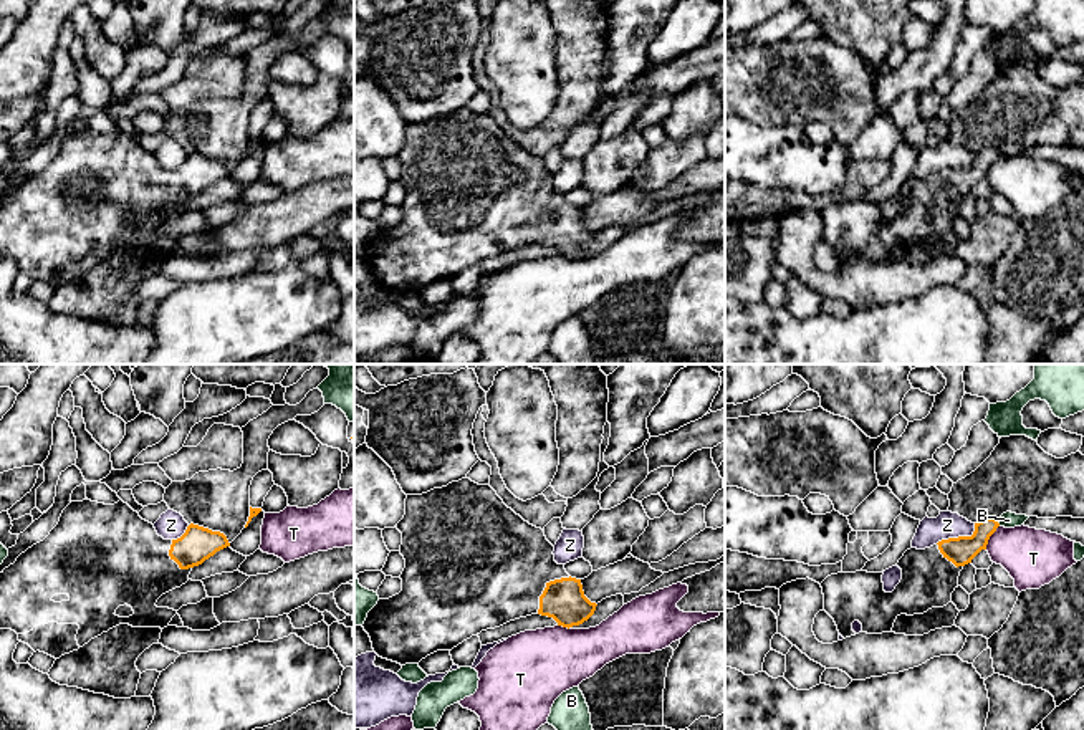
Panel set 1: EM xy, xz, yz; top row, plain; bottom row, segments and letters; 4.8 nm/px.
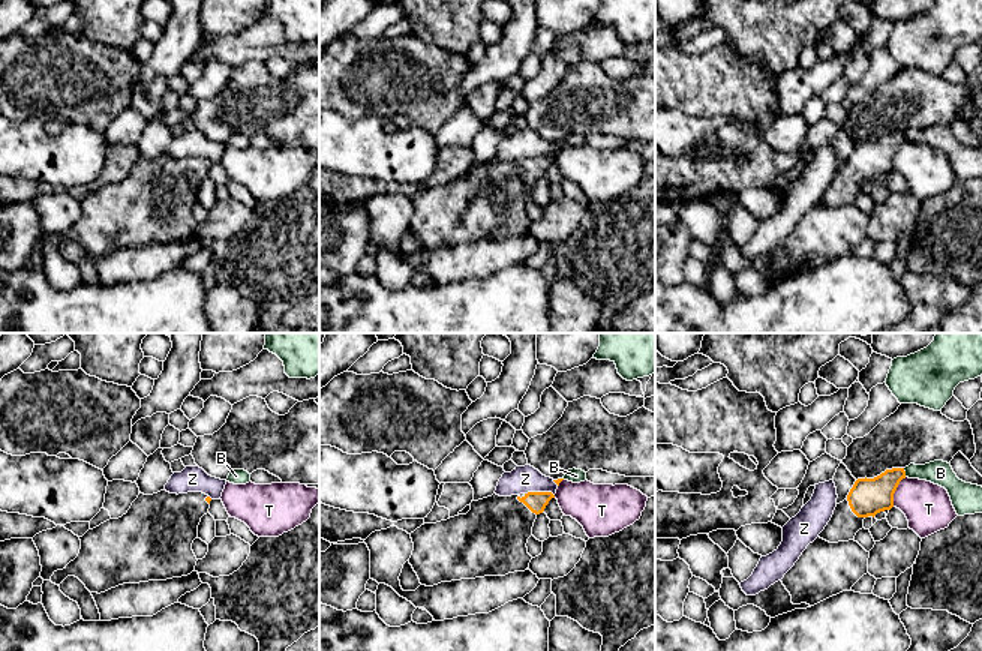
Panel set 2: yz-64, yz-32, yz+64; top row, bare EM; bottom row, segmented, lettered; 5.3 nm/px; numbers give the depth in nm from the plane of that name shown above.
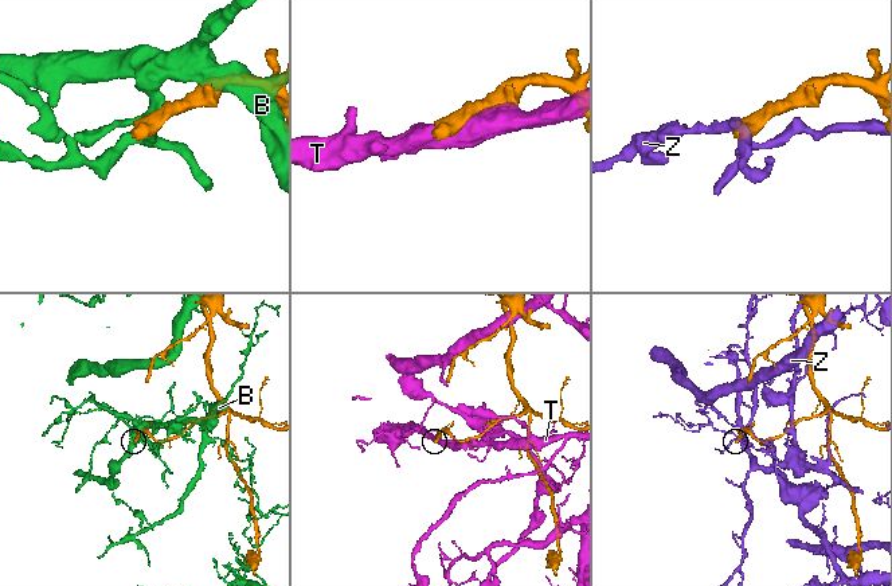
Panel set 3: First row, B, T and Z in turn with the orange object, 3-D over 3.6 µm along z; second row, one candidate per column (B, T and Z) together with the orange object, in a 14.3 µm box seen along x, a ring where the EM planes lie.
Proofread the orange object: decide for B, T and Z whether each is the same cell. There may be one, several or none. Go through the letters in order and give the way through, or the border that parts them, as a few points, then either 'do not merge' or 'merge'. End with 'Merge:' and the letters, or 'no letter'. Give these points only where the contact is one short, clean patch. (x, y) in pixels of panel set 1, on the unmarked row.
B: do not merge
T: do not merge
Z: do not merge
Merge: no letter

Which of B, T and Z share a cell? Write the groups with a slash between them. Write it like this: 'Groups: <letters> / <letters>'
Groups: B / T / Z

